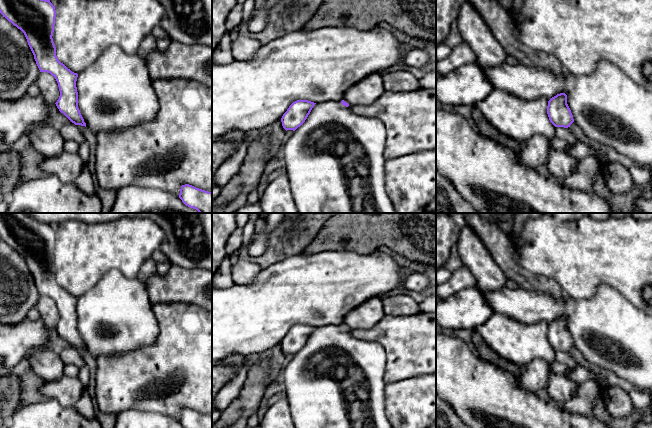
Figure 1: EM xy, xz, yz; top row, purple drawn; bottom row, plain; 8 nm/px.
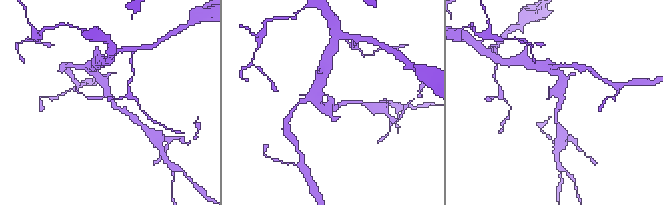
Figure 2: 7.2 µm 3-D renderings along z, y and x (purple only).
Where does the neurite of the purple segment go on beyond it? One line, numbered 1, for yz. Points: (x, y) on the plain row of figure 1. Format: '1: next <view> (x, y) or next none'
1: next none

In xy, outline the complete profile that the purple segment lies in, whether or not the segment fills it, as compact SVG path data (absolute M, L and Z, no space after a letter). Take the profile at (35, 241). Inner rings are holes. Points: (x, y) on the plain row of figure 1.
M0 213L0 237L24 257L40 296L55 301L60 315L55 327L59 335L75 349L86 351L78 332L78 298L68 293L56 280L52 262L55 230L50 224L36 221L24 213Z

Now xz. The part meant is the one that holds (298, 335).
M308 324L293 326L281 342L283 352L295 355L305 346L315 328Z

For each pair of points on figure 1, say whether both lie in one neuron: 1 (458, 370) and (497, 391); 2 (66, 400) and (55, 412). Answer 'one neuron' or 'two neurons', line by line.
1: one neuron
2: two neurons

